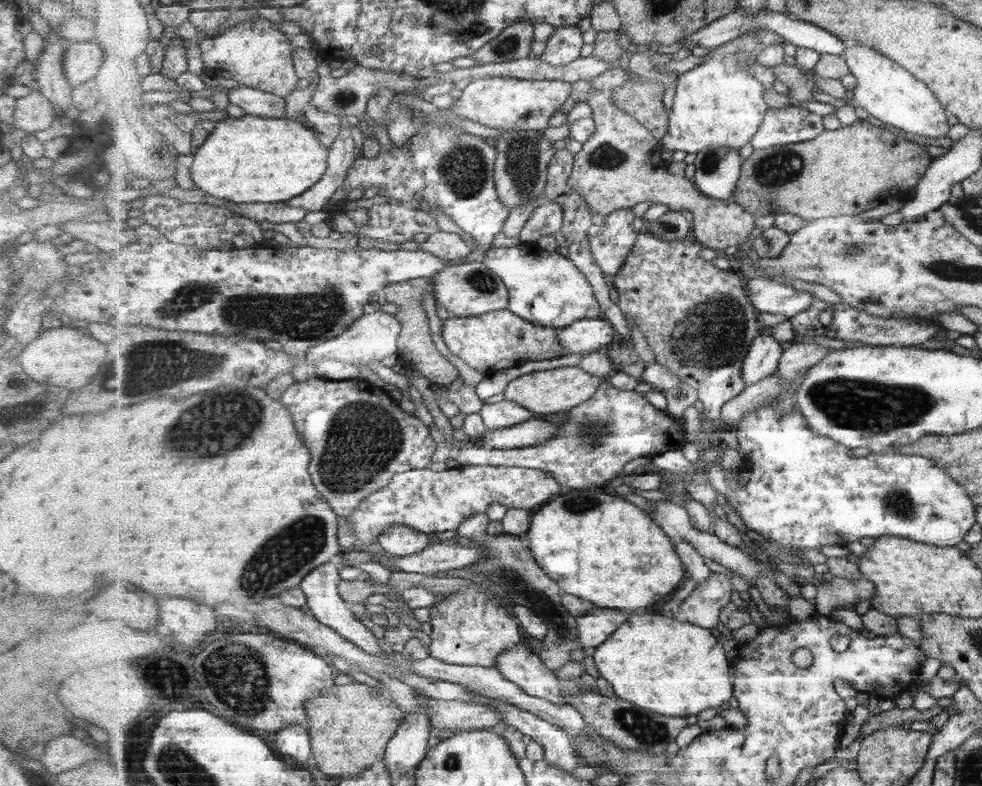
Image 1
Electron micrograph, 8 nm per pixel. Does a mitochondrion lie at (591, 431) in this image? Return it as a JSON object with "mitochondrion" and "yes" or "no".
{"mitochondrion":"yes"}

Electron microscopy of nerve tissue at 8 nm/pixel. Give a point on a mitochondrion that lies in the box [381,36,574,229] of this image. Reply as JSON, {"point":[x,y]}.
{"point":[462,169]}

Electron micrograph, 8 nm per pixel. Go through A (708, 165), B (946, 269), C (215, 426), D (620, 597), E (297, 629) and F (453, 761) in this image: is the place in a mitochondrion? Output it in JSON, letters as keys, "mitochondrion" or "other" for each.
{"A":"mitochondrion","B":"mitochondrion","C":"mitochondrion","D":"other","E":"other","F":"mitochondrion"}

